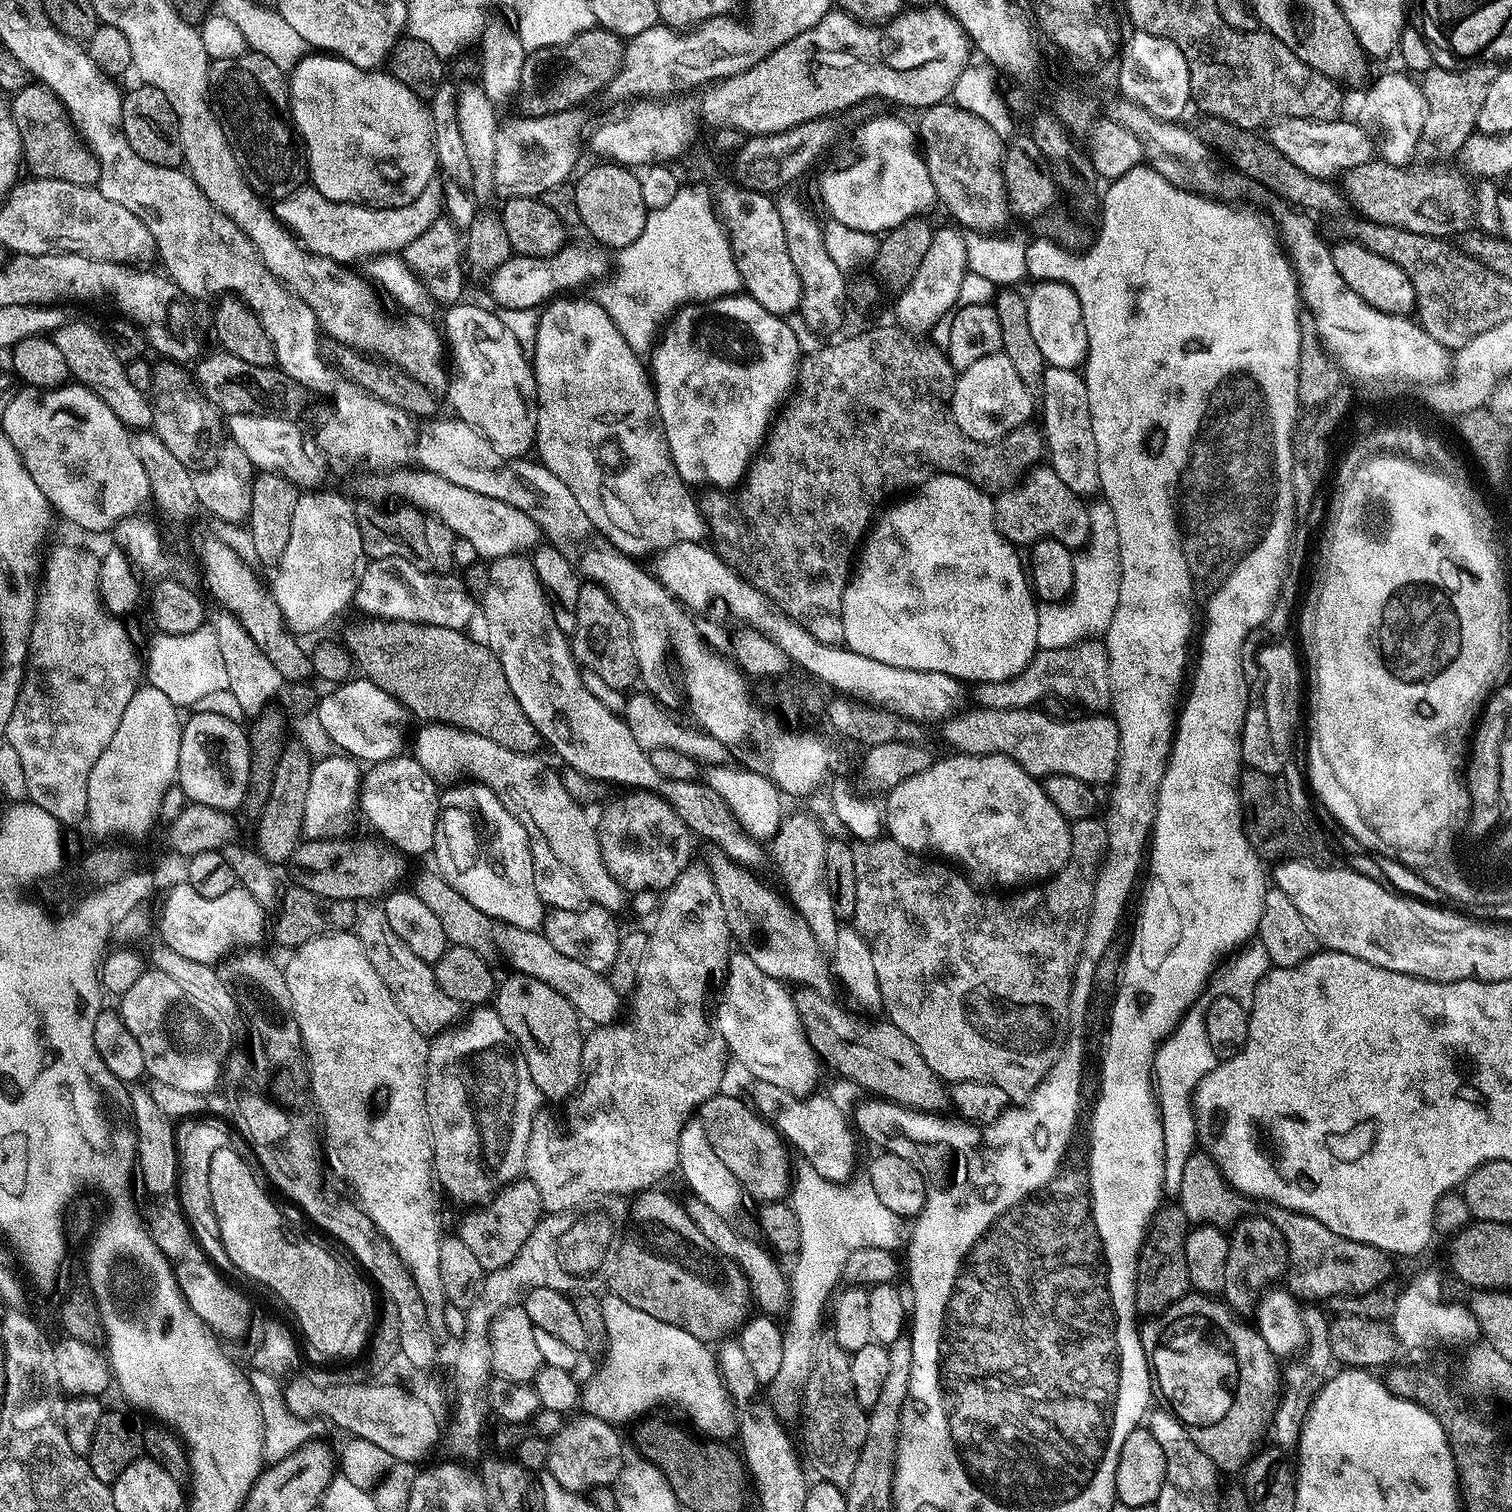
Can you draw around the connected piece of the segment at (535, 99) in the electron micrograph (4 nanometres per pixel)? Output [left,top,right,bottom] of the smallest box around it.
[522,26,625,116]

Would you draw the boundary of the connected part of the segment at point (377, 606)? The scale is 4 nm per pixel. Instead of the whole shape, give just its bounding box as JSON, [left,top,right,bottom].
[354,559,478,629]

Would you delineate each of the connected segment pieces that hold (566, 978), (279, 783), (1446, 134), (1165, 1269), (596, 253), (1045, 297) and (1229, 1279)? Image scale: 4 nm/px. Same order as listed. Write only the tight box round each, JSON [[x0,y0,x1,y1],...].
[[516,931,622,1026],[254,743,314,866],[1421,62,1498,157],[1136,1203,1190,1314],[492,239,609,308],[1027,280,1088,370],[1223,1215,1289,1314]]

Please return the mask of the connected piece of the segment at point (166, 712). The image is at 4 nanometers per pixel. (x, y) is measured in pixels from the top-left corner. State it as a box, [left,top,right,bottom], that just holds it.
[87,683,182,838]

